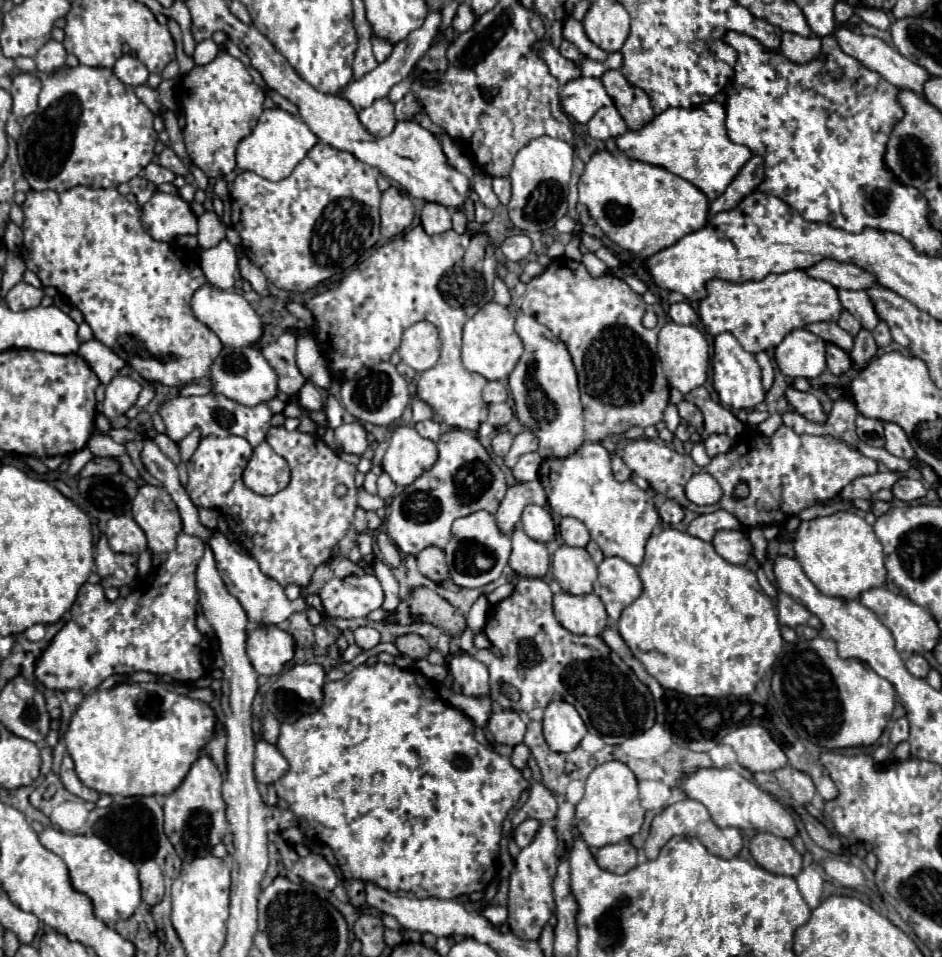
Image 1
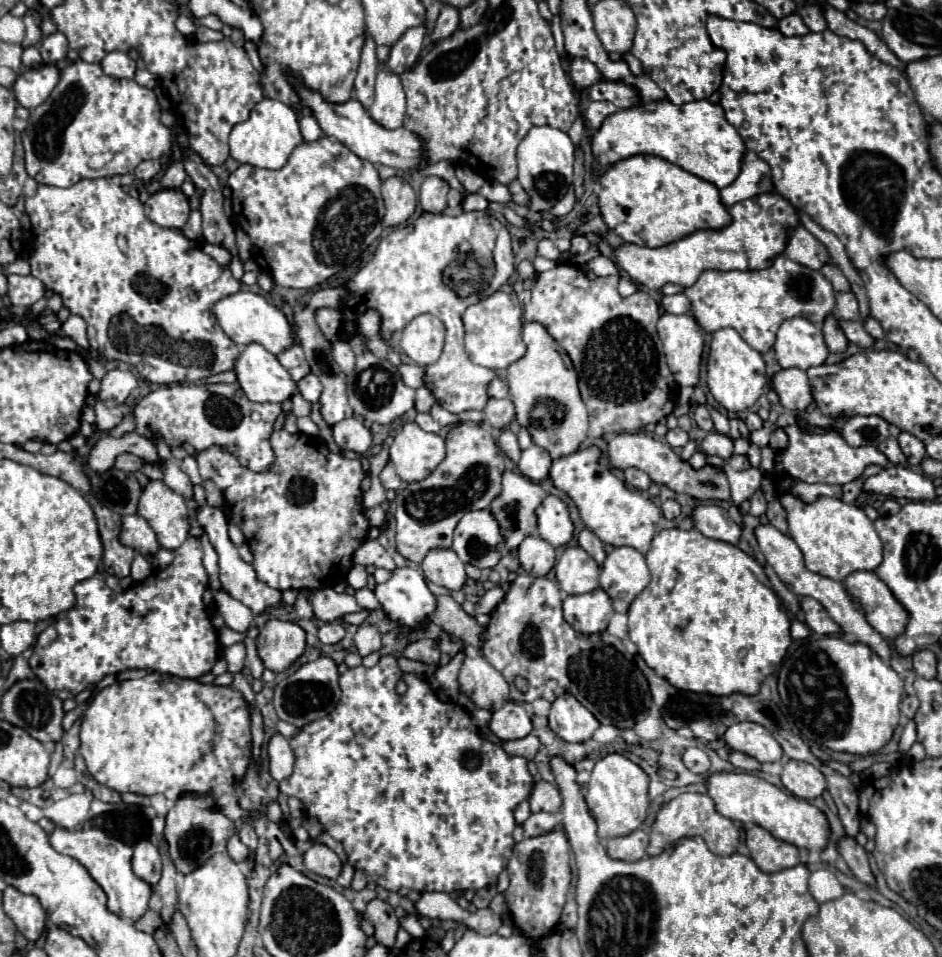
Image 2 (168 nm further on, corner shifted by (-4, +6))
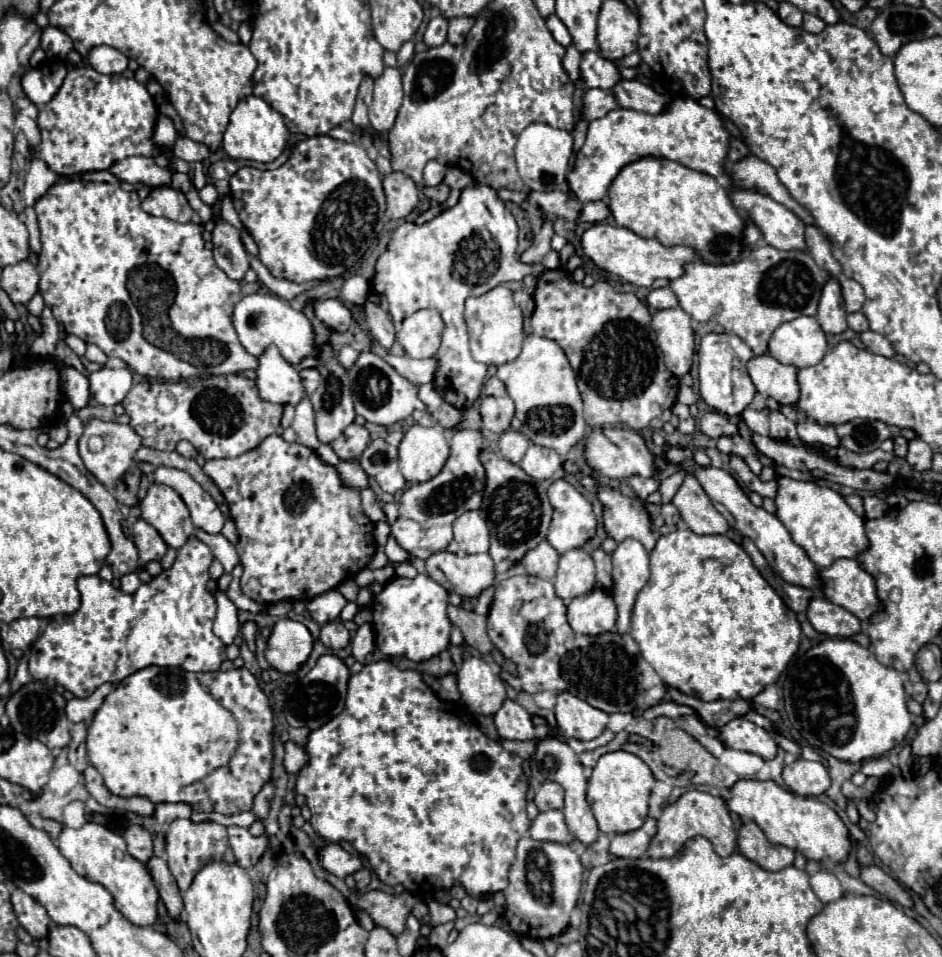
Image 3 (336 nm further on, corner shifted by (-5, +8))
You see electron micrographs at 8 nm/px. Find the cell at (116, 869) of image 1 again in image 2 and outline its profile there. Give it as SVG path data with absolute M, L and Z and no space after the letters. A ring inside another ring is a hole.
M56 828L52 832L52 848L60 854L68 854L72 858L76 858L88 872L90 876L102 886L102 890L108 896L108 910L120 918L126 920L138 920L146 908L148 908L148 900L152 894L152 888L134 876L132 872L132 848L116 838L106 836L102 830L98 828L90 828L90 830L78 830L78 832L68 832L64 828Z

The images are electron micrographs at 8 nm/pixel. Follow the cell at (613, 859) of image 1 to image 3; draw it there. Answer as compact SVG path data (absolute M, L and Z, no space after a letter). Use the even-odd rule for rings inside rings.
M647 818L641 828L633 832L617 834L611 840L611 854L619 858L641 858L647 852L649 842L653 840L655 834L657 834L657 820Z

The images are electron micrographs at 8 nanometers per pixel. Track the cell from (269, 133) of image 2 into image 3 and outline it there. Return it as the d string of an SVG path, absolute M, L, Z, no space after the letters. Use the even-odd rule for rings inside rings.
M247 96L239 100L239 104L229 116L229 124L223 132L223 152L233 160L273 162L283 154L287 140L289 140L289 132L283 122L283 116L275 112L265 100L257 96Z

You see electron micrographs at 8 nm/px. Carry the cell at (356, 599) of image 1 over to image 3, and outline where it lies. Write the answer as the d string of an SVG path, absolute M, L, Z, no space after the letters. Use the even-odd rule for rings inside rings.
M427 574L415 578L393 578L385 584L381 594L375 596L373 604L373 630L375 646L385 656L405 656L413 662L429 660L449 648L451 620L447 616L447 590Z

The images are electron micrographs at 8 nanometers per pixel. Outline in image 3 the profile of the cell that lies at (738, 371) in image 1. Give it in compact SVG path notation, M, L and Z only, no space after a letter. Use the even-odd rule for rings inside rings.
M707 334L699 342L697 366L699 366L699 396L711 408L721 414L741 414L755 396L755 386L747 374L747 360L753 358L751 348L735 334Z

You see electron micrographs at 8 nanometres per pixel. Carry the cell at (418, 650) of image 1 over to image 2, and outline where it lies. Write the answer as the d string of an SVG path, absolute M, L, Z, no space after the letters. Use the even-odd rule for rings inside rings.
M422 638L422 640L410 642L410 644L404 648L404 656L406 656L406 658L412 658L412 660L426 662L426 664L438 664L438 660L440 660L440 650L438 650L436 640Z

